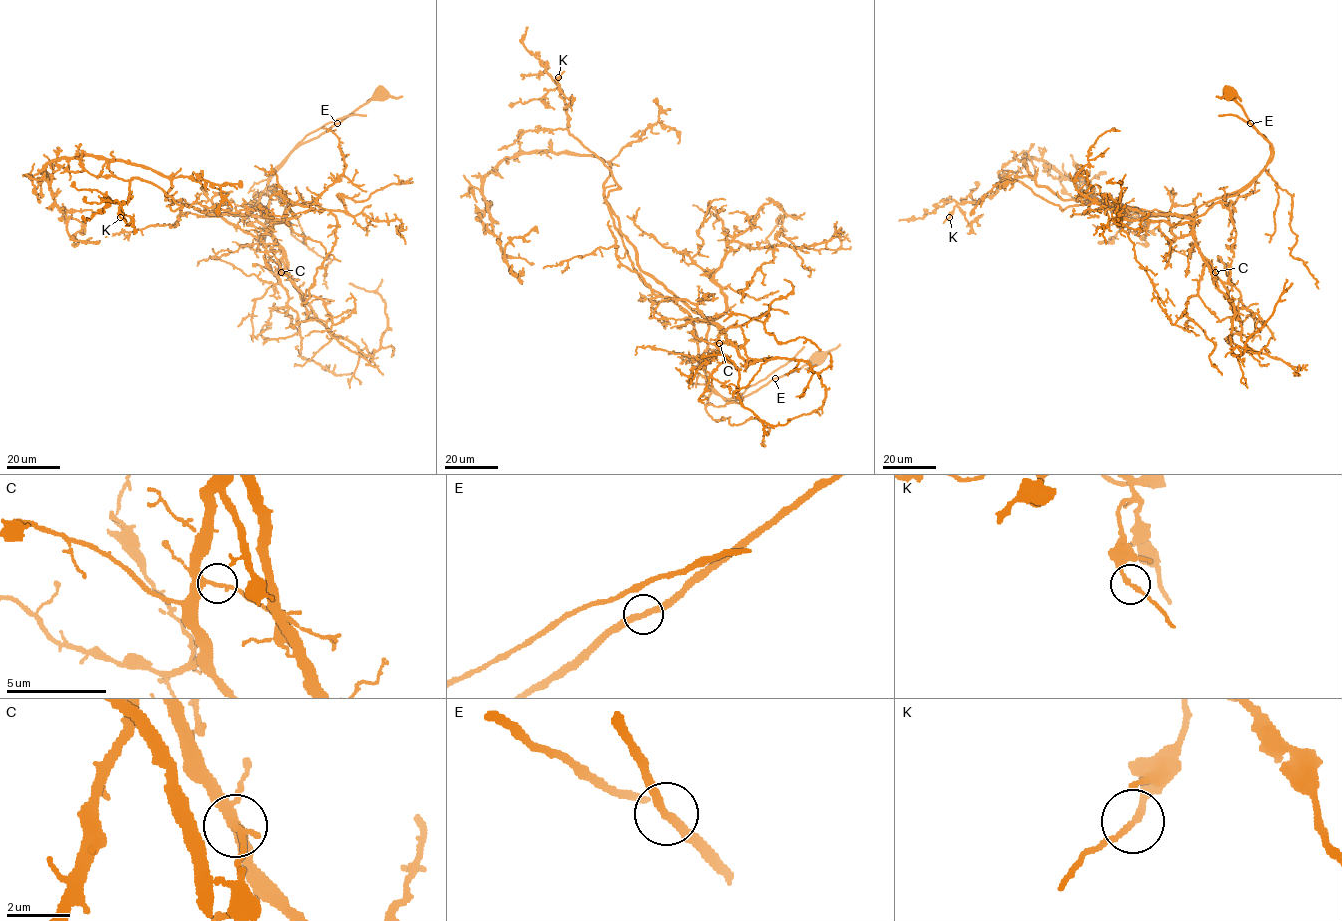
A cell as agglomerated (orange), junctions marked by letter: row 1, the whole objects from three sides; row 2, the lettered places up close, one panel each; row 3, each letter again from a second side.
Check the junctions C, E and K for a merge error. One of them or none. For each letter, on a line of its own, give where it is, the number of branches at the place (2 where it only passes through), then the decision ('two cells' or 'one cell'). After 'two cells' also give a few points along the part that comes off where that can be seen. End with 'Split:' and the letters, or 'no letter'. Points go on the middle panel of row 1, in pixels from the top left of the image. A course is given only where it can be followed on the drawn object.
C: (719, 343) | 2 | two cells | (719, 343), (720, 327), (640, 278), (605, 200), (620, 187), (568, 129), (527, 27)
E: (775, 378) | 2 | one cell
K: (558, 77) | 2 | one cell
Split: C

